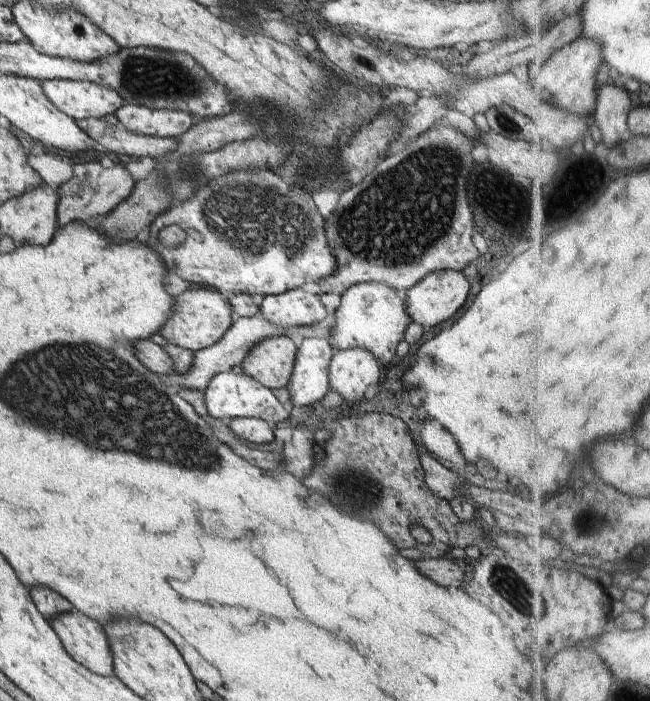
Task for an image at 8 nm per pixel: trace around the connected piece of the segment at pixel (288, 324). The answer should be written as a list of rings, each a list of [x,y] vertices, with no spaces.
[[[301,289],[266,295],[259,312],[268,322],[283,329],[317,325],[328,315],[318,295]]]

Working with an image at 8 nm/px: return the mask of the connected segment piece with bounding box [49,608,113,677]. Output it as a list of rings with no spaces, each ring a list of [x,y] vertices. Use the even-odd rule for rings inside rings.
[[[72,609],[49,622],[66,652],[88,670],[102,676],[113,674],[112,651],[103,626]]]

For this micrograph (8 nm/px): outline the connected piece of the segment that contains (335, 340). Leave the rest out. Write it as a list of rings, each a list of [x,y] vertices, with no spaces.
[[[377,282],[358,283],[346,289],[334,316],[330,344],[338,351],[356,347],[366,349],[372,353],[380,367],[394,358],[396,346],[404,339],[406,327],[413,321],[405,311],[403,294],[396,292],[387,284]]]

